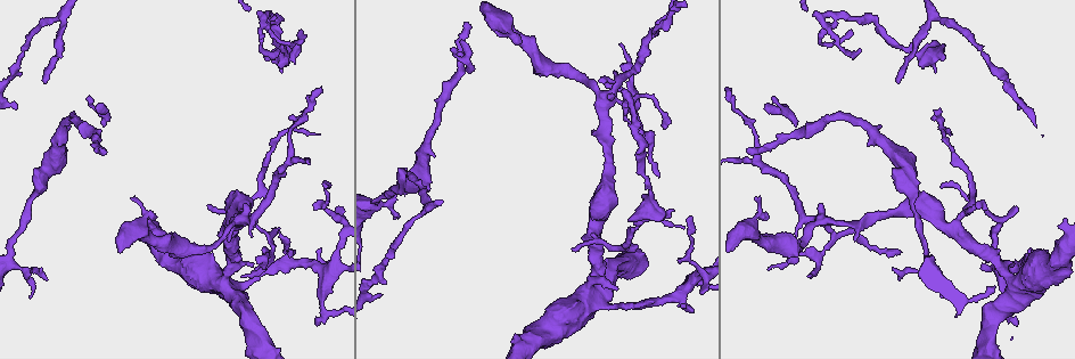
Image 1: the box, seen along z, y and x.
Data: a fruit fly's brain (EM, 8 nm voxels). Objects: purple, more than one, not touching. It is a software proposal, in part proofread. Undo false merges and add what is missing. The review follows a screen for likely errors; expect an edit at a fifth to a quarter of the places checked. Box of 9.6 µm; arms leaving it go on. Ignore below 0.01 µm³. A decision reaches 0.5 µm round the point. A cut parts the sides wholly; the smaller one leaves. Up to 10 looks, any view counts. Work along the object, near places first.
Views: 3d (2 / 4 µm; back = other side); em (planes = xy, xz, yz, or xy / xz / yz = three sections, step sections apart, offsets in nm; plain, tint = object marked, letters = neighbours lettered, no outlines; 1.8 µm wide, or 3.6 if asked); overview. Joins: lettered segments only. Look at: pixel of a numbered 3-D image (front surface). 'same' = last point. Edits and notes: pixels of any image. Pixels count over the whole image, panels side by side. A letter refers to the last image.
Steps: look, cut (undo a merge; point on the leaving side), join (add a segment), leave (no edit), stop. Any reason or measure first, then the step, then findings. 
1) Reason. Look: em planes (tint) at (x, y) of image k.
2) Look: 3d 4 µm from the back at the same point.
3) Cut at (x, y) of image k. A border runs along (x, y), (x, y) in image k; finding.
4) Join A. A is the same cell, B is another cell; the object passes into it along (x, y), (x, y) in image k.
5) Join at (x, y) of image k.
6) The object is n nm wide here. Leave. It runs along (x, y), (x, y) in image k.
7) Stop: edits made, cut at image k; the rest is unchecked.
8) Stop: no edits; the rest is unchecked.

Branch stops here. Look: em yz step 8 (letters) at (685, 227) of image 1.

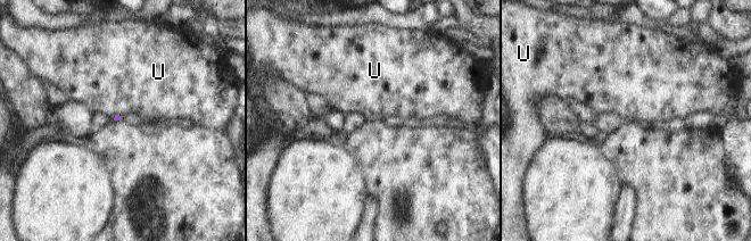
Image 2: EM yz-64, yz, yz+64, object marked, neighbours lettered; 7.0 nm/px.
Look: em planes (letters) at the same point.

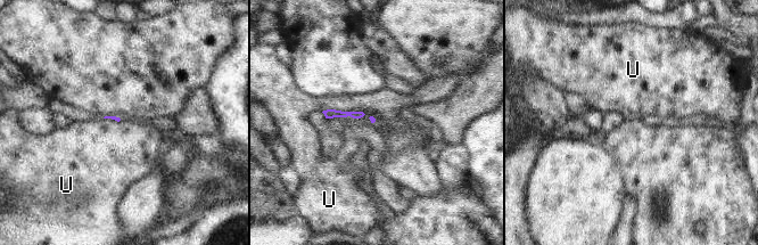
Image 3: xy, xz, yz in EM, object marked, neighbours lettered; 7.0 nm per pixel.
Leave. U is another cell; none of them fits.

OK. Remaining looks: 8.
Sharp bend. Look: 3d 2 µm at (823, 221) of image 1.

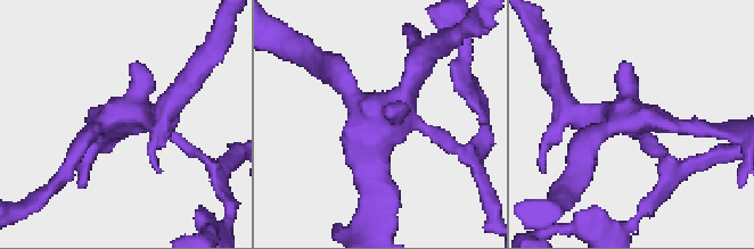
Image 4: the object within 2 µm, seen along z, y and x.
4 arms meet here. Look: em 3.6 µm xz step 4 (letters) at (636, 115) of image 4.

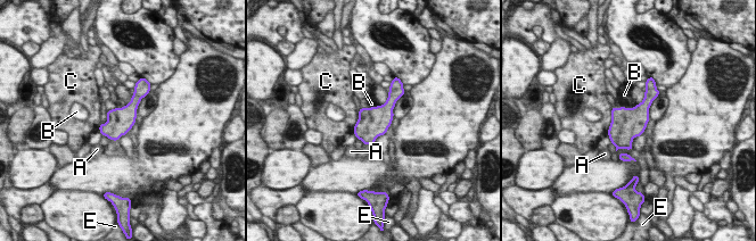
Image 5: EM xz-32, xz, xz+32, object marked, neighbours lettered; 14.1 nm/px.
The object is 360 nm wide here. Leave. A, B, C and E are other cells; a border runs along (637, 105), (623, 107) in image 5; one neuron here.

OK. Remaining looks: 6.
Long arm stops here. Look: 3d 2 µm at (748, 151) of image 1.

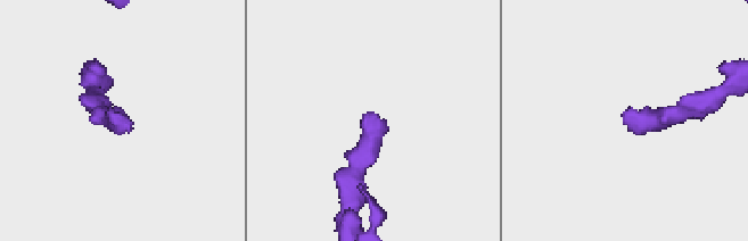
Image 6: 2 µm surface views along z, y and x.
Look: em yz step 4 (letters) at (366, 114) of image 6.

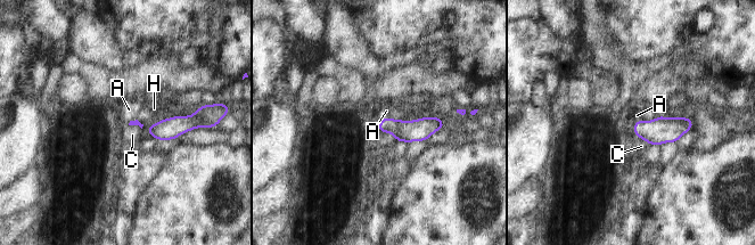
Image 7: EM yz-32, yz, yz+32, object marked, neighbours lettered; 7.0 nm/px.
Cut it another way. Look: em planes (letters) at the same point.

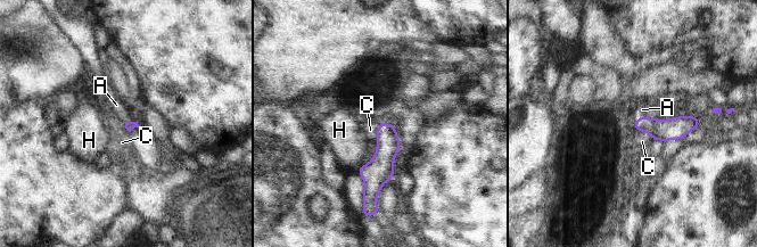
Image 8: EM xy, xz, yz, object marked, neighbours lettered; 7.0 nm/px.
Join A. A is the same cell, C and H are other cells; the object passes into it along (674, 129), (641, 116), (642, 109) in image 8; the neuron continues.

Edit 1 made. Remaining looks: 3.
Free end. Look: 3d 4 µm from the back at (900, 250) of image 1.

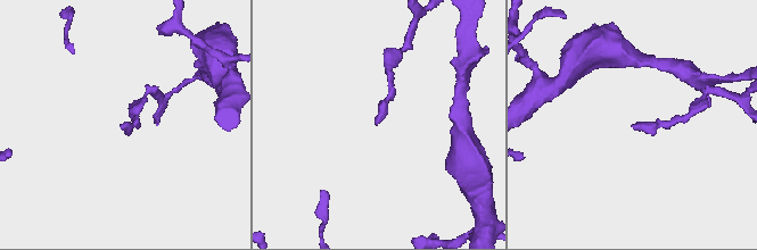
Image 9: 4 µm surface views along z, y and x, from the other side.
Look: em yz step 4 (letters) at (121, 125) of image 9.

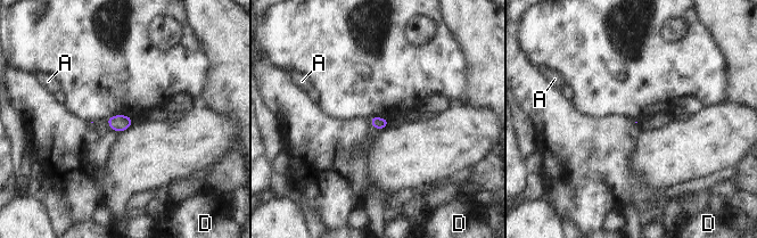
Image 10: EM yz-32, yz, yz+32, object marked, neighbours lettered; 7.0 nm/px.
Cut it another way. Look: em xz step 8 (letters) at the same point.

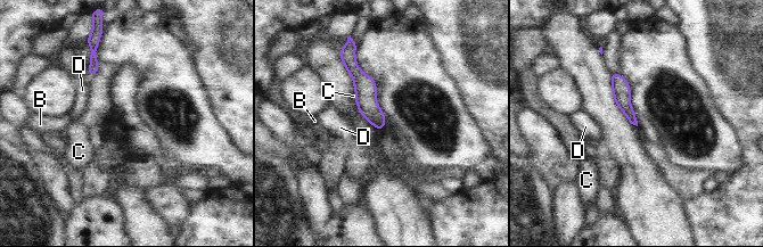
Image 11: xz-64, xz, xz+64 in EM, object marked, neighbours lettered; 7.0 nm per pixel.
The object is 90 nm wide here. Leave. B, C and D are other cells; it runs along (346, 62), (380, 126) in image 11; none of them fits.

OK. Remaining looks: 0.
Stop: edits made, join at image 8; the rest is unchecked.

